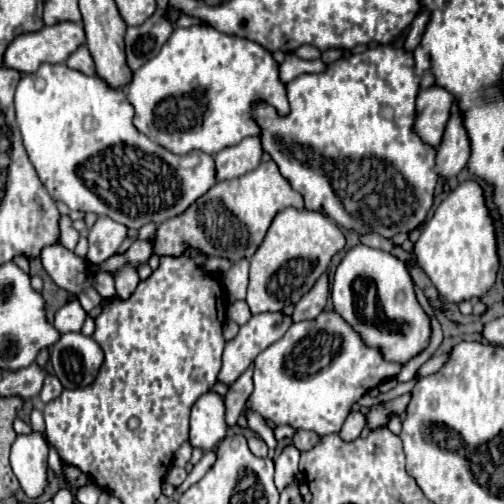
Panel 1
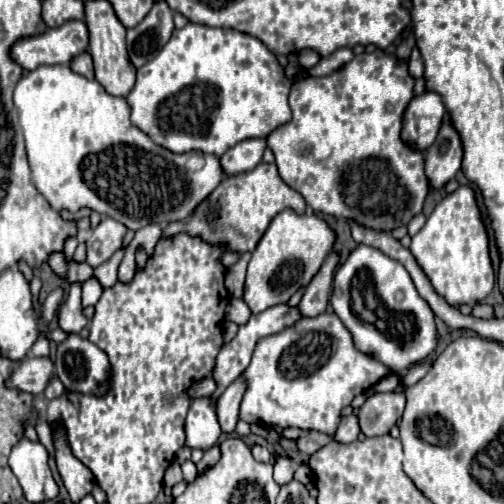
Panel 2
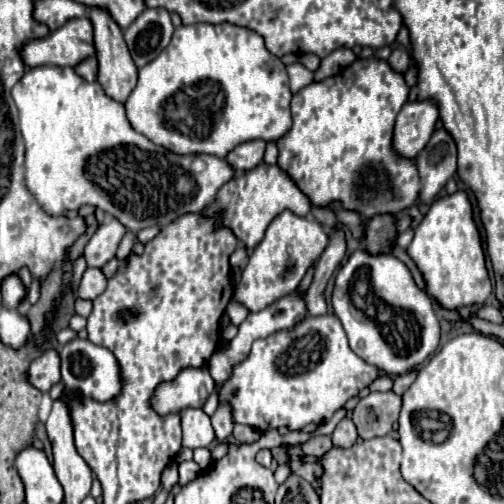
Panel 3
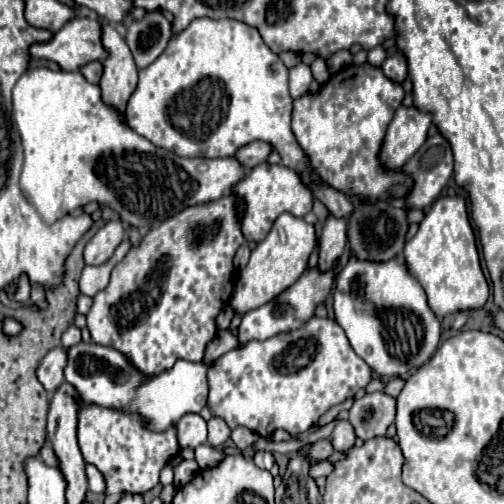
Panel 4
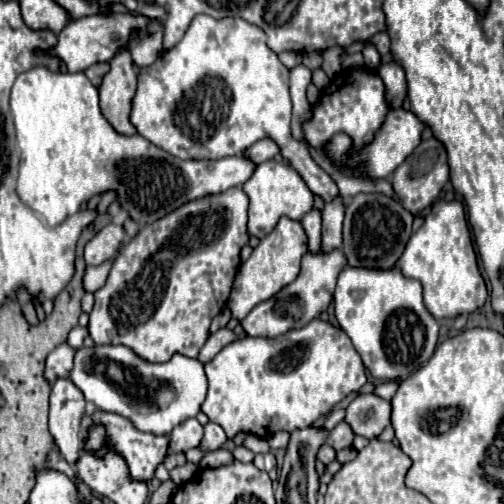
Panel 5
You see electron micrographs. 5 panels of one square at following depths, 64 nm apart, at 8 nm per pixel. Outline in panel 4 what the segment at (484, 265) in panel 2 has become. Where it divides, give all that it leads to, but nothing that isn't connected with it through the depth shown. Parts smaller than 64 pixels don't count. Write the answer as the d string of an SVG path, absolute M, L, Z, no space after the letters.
M462 196L438 198L420 222L416 236L406 242L402 256L408 272L426 290L428 306L438 318L460 310L478 310L486 304L490 288L480 268L476 238Z

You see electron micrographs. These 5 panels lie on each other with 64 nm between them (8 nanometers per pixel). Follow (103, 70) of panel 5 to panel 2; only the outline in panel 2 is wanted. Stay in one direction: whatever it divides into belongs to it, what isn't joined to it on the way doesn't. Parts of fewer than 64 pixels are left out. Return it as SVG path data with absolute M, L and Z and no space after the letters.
M88 52L76 56L70 64L70 68L76 72L76 74L82 74L84 78L92 80L94 78L94 64L92 64L92 56Z

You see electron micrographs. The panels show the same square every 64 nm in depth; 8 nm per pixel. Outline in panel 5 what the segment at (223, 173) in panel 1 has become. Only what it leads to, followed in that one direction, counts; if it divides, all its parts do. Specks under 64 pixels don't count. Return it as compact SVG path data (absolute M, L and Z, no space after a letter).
M258 140L256 144L252 144L252 148L248 148L244 152L244 156L248 156L254 164L260 164L260 162L272 160L278 152L280 152L280 148L278 148L276 142L272 142L272 140Z

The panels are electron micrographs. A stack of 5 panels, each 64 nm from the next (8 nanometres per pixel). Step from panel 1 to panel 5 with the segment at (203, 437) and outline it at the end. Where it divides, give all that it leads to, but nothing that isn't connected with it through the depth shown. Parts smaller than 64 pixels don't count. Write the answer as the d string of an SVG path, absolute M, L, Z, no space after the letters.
M196 418L184 420L170 432L168 454L178 454L178 452L186 452L188 448L194 448L196 444L200 444L202 434L204 434L204 428Z

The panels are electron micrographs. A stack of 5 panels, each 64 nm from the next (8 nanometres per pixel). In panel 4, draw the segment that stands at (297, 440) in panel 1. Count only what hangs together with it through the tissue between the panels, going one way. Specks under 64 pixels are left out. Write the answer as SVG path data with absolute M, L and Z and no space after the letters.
M318 440L318 442L314 442L314 446L310 450L310 458L312 460L328 460L332 456L332 452L334 452L334 448L328 440Z

